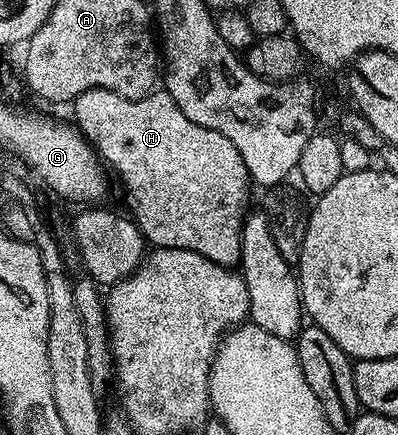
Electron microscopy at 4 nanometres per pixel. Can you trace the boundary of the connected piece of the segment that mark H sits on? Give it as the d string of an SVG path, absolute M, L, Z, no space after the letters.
M90 88L79 94L74 109L76 129L107 163L111 173L120 174L128 206L132 209L131 217L144 234L145 243L156 248L198 252L198 256L206 256L206 260L219 266L232 268L239 263L240 237L249 209L250 179L238 148L226 136L192 123L167 92L153 92L145 98L123 98L106 88Z

